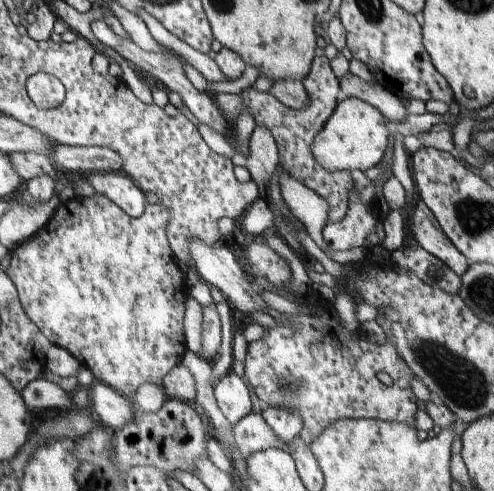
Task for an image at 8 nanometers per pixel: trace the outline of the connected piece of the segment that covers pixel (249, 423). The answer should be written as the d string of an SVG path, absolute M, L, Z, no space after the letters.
M262 413L247 414L233 425L232 433L242 458L250 458L260 450L281 447L283 443L283 440L268 426Z

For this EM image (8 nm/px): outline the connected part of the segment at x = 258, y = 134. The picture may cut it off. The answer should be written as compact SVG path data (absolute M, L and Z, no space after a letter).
M256 124L249 140L249 155L246 156L244 168L251 174L251 179L259 183L260 198L268 206L268 186L272 184L278 163L279 152L272 132L266 126Z

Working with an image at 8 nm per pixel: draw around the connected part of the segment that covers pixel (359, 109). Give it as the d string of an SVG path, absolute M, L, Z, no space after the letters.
M346 97L338 104L330 120L320 130L313 144L315 158L328 172L362 171L376 166L388 144L388 130L382 122L385 115L362 98Z

